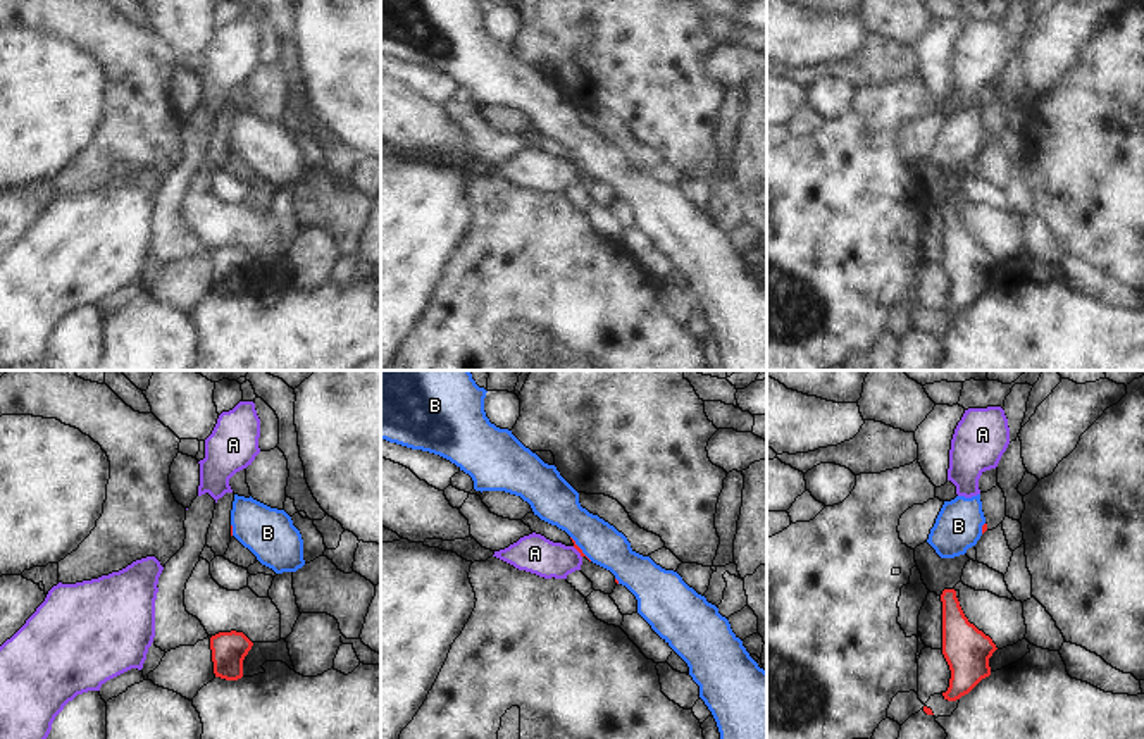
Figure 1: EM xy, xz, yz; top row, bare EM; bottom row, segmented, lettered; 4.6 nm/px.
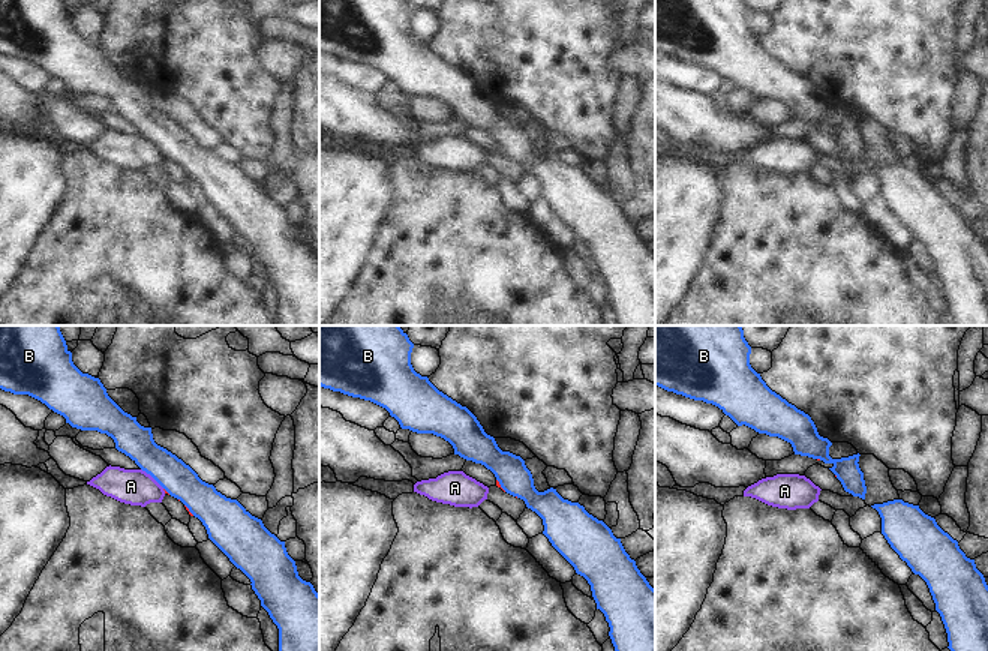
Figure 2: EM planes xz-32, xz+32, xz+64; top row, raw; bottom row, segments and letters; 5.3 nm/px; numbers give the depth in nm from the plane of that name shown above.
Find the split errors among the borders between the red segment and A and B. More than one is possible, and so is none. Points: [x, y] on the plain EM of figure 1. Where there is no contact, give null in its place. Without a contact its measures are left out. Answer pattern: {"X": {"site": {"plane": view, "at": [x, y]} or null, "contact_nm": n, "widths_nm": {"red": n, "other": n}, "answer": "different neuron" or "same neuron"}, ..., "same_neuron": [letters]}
{"A": {"site": {"plane": "xz", "at": [578, 164]}, "contact_nm": 70, "widths_nm": {"red": 20, "other": 180}, "answer": "different neuron"}, "B": {"site": {"plane": "xz", "at": [579, 162]}, "contact_nm": 160, "widths_nm": {"red": 20, "other": 200}, "answer": "same neuron"}, "same_neuron": ["B"]}

